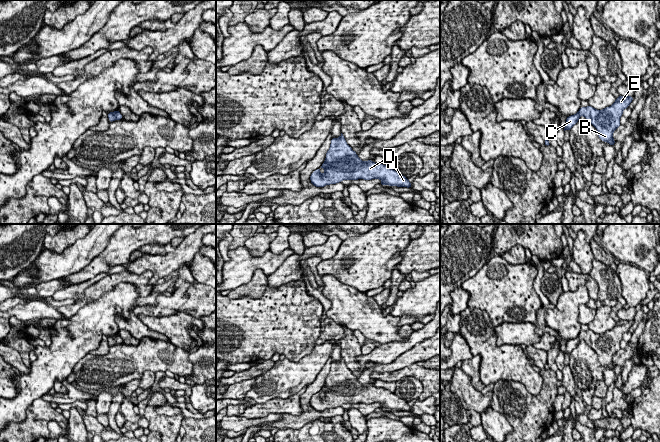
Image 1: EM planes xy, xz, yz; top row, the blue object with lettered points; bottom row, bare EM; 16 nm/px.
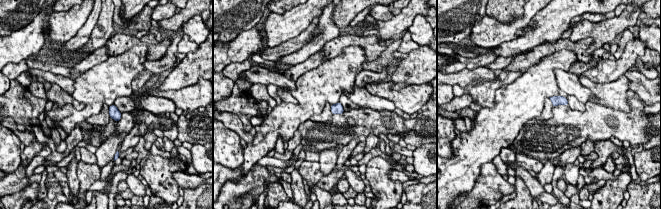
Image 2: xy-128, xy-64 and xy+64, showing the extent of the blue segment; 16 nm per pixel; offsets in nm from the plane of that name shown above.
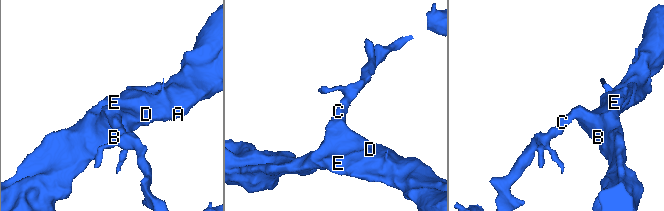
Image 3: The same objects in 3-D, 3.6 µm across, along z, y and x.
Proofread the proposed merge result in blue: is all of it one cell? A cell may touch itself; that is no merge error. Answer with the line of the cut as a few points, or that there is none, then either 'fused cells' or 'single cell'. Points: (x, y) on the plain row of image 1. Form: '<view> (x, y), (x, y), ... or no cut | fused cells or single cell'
no cut | single cell

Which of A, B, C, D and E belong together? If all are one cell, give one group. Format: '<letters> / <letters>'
A B C D E

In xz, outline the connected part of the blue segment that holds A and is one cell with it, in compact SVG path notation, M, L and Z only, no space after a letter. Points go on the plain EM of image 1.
M344 359L332 362L324 387L312 396L311 407L316 411L340 407L343 404L381 403L380 409L411 412L408 402L394 393L367 384L363 386L347 368Z

